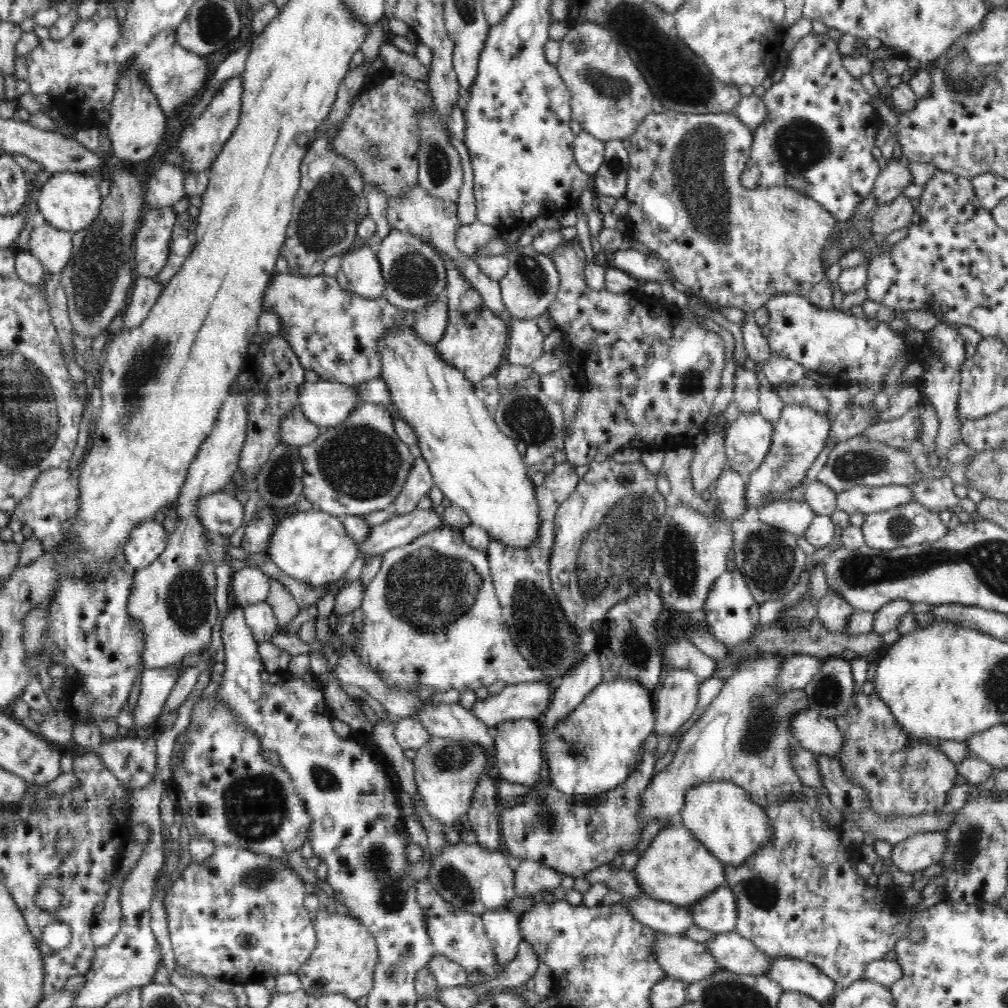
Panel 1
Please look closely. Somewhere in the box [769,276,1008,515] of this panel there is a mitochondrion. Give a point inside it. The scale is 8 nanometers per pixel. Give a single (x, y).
(850, 465)

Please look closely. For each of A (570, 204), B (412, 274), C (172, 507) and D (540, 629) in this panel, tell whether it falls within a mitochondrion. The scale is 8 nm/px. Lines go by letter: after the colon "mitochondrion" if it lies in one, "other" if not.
A: other
B: mitochondrion
C: other
D: mitochondrion

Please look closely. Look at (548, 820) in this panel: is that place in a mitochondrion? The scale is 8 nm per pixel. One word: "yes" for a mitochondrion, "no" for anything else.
yes

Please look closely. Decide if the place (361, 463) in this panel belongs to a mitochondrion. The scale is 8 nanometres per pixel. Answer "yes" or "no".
yes

